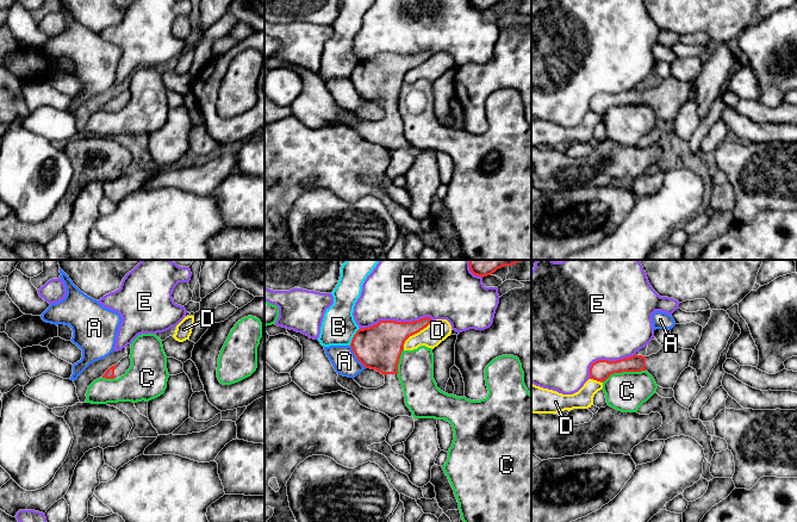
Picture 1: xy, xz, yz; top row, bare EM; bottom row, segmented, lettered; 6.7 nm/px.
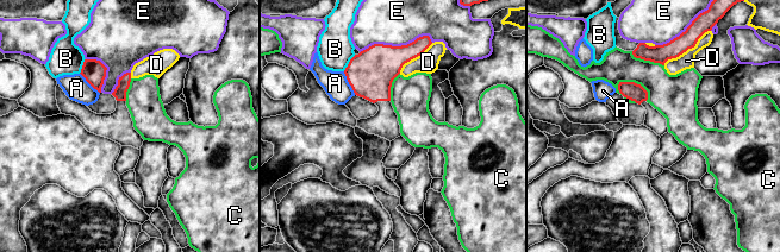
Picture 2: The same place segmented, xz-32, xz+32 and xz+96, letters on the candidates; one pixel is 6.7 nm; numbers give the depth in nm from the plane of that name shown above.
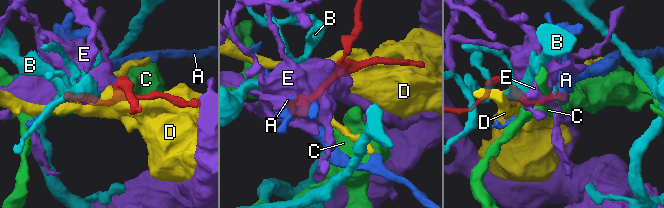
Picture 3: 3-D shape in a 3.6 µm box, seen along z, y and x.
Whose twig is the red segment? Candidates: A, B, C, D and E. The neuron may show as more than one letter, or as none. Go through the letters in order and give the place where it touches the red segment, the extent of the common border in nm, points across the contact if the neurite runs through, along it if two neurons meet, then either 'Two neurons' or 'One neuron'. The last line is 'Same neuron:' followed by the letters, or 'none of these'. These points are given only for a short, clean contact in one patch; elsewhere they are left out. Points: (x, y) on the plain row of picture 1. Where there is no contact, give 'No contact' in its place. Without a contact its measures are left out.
A: Touches red at xz (356, 89). Shared border 190 nm. Two neurons
B: Touches red at xz (354, 69). Shared border 140 nm. Boundary: xz (360, 61), (349, 78). Two neurons
C: Touches red at yz (623, 104). Shared border 300 nm. Boundary: yz (645, 103), (614, 105), (602, 115). Two neurons
D: Touches red at xz (415, 66). Shared border 280 nm. Two neurons
E: Touches red at xz (394, 54). Shared border 500 nm. Two neurons
Same neuron: none of these

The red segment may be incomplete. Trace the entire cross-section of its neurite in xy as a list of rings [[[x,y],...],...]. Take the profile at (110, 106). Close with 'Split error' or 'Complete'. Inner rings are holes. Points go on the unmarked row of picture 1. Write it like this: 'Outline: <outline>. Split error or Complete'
Outline: [[[125,89],[117,98],[110,100],[105,105],[102,111],[118,112],[126,106],[126,104],[130,101],[130,99],[131,99],[131,92],[130,92],[130,89]]]. Split error

